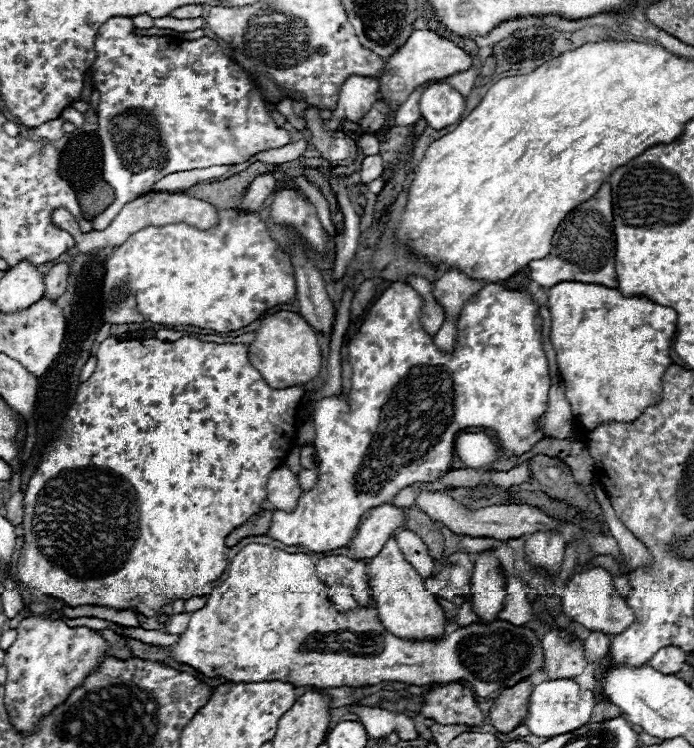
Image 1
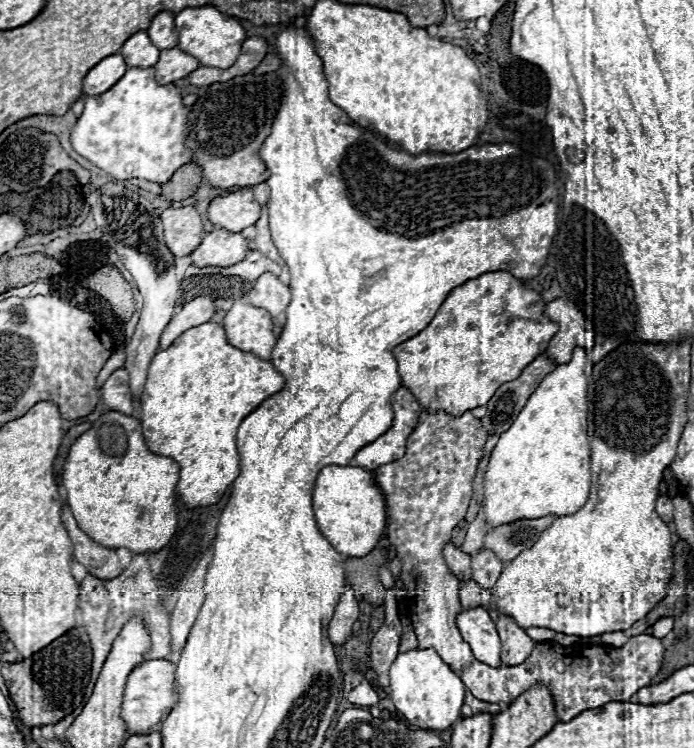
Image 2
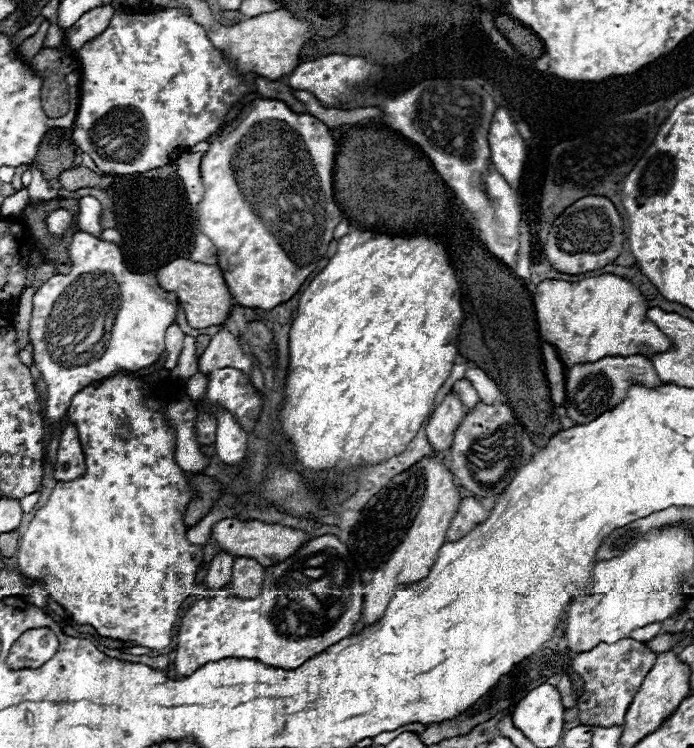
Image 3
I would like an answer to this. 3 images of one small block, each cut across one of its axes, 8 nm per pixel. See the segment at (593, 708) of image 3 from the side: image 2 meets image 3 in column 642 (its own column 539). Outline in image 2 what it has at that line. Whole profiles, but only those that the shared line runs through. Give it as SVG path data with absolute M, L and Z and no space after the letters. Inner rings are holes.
M650 634L632 636L622 648L610 648L606 644L600 646L562 646L556 642L538 642L536 650L526 658L526 662L518 666L502 666L492 668L478 660L470 662L462 668L460 678L466 688L480 700L486 702L514 702L524 690L532 688L536 682L544 682L550 686L556 698L556 712L562 722L572 720L584 710L600 708L612 700L626 702L638 688L650 686L652 680L660 672L664 644L662 640Z

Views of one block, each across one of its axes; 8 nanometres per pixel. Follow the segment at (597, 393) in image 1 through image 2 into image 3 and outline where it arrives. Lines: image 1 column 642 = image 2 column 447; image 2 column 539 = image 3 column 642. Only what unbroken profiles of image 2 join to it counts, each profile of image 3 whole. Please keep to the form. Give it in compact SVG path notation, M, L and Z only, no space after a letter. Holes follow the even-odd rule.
M602 274L578 282L544 280L533 294L538 331L544 342L552 344L566 368L572 364L588 364L604 356L652 356L652 352L668 352L672 342L646 316L648 302L642 292L628 280Z

